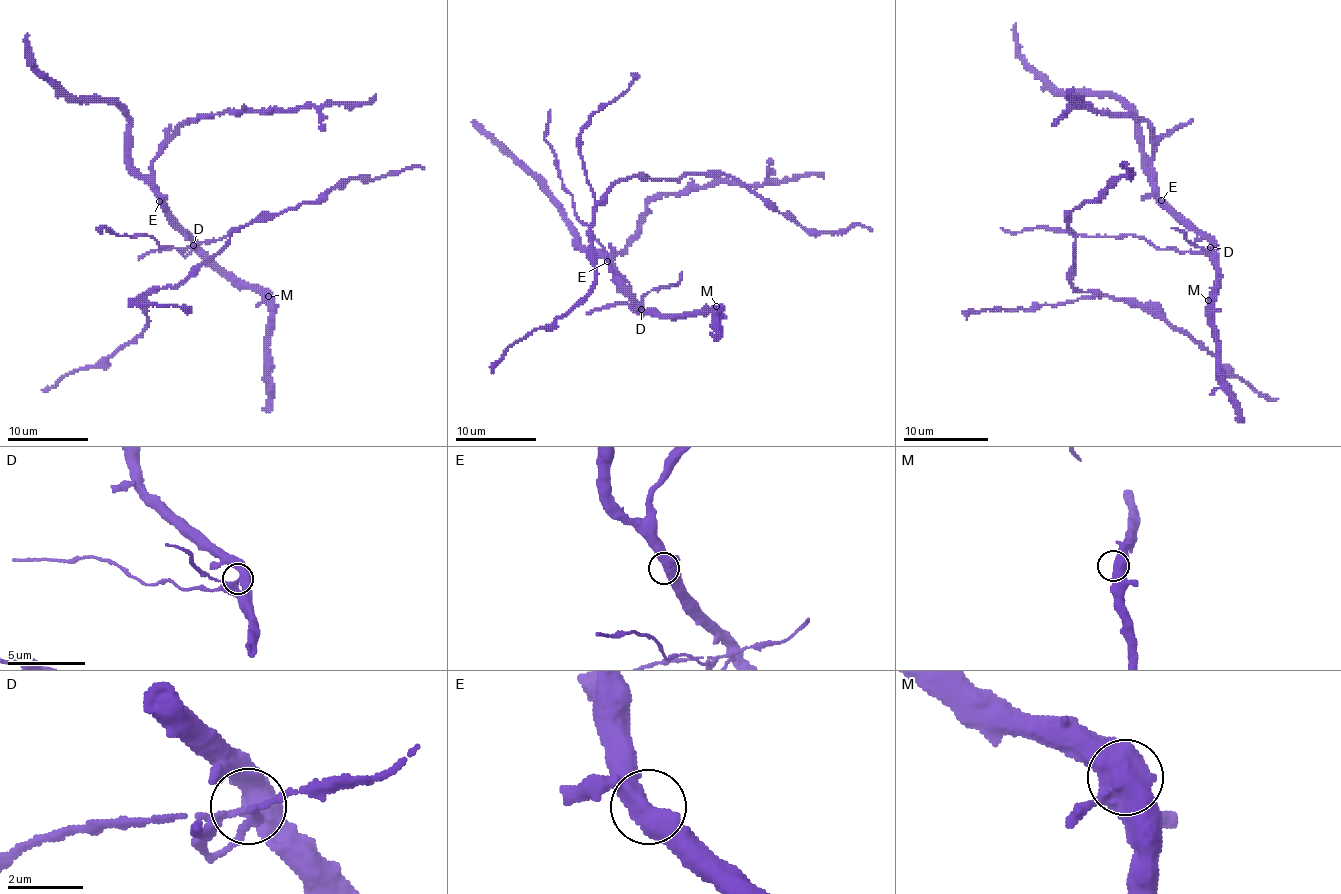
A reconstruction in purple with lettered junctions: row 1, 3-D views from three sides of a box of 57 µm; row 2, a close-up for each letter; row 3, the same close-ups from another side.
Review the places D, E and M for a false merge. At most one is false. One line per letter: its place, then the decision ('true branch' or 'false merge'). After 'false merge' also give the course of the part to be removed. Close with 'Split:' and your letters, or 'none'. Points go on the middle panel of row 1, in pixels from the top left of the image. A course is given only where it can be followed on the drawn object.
D: (641, 309) | false merge | (641, 308), (633, 304), (631, 286), (609, 264), (607, 251), (574, 211), (554, 150), (544, 138), (550, 110)
E: (607, 261) | true branch
M: (716, 306) | true branch
Split: D

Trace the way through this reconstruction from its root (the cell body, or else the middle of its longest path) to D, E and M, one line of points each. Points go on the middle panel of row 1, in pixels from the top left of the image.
D: (611, 268), (629, 284), (631, 302), (641, 308)
E: (611, 268), (629, 284), (631, 302), (641, 310), (607, 261)
M: (611, 268), (629, 284), (631, 302), (637, 308), (661, 314), (706, 314), (716, 306)

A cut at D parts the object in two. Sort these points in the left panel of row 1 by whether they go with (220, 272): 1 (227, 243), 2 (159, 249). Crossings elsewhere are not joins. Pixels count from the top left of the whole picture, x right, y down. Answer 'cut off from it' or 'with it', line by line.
1: with it
2: cut off from it

